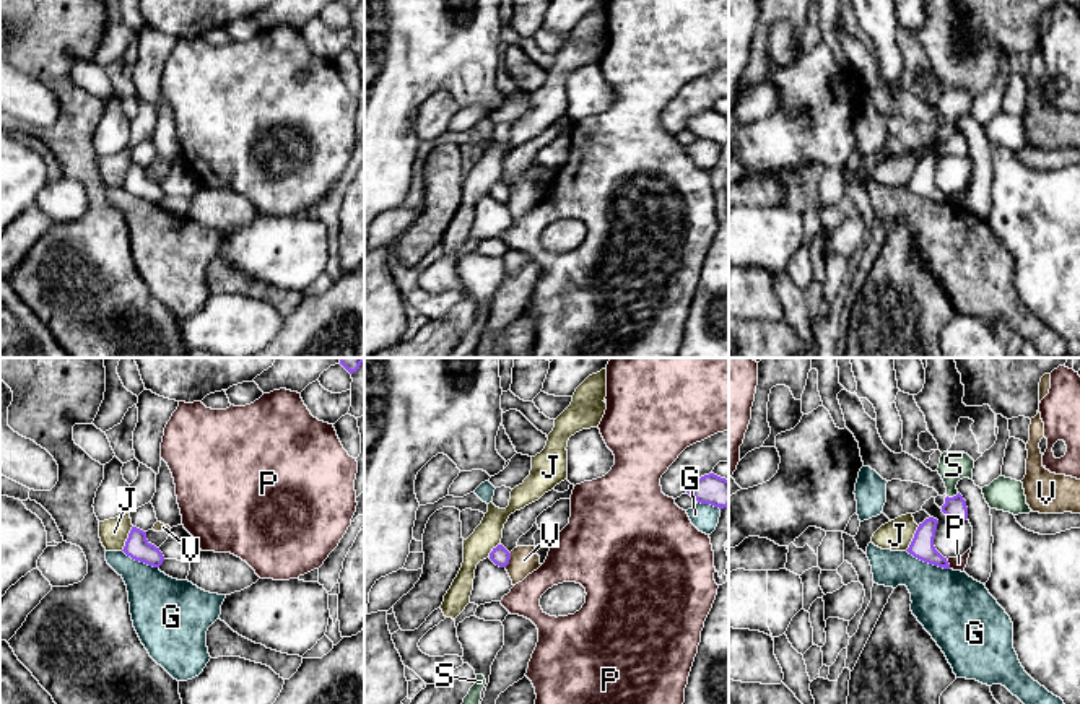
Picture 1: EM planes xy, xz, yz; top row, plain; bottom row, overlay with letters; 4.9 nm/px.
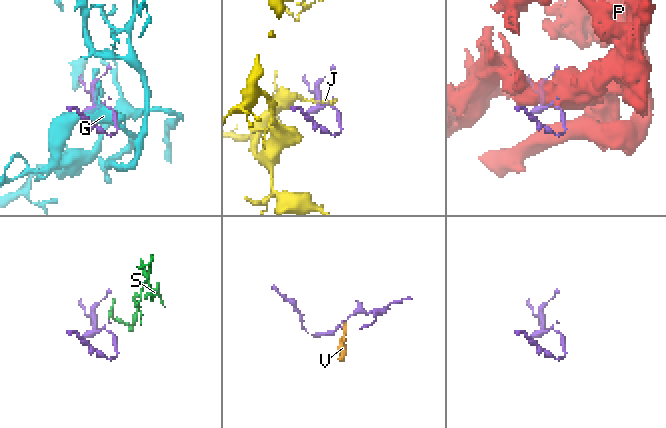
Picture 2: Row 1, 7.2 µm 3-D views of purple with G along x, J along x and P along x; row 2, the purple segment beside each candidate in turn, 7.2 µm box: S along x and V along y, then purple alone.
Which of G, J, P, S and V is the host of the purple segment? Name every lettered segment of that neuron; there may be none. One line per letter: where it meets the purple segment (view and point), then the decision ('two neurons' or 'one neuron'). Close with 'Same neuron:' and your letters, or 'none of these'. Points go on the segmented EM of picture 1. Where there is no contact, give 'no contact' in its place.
G: contact yz (927, 561); two neurons
J: contact yz (913, 538); two neurons
P: contact yz (949, 564); two neurons
S: contact yz (953, 496); one neuron
V: contact xz (509, 558); two neurons
Same neuron: S

